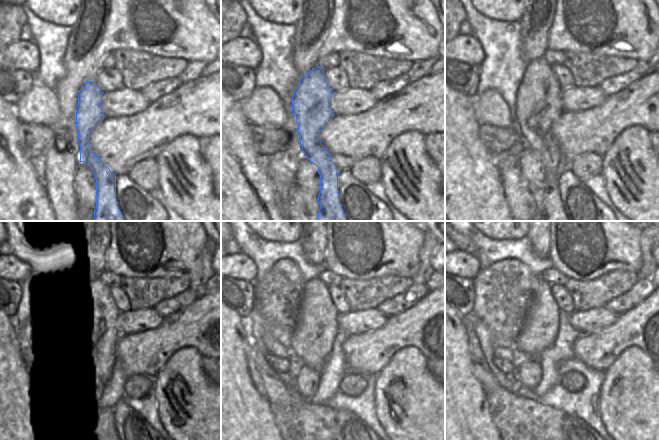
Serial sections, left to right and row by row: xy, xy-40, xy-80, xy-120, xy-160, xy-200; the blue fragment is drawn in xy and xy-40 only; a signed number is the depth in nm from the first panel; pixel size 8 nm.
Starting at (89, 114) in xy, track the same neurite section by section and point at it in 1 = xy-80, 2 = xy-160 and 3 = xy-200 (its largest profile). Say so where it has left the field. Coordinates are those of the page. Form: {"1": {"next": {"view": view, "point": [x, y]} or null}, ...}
{"1": {"next": {"view": "xy-80", "point": [539, 99]}}, "2": {"next": {"view": "xy-160", "point": [316, 327]}}, "3": {"next": {"view": "xy-200", "point": [540, 331]}}}

